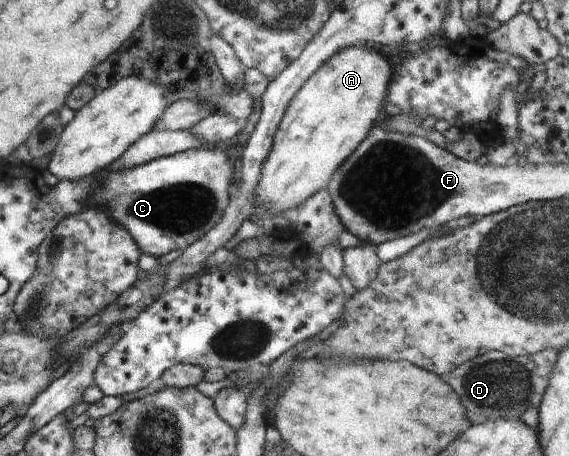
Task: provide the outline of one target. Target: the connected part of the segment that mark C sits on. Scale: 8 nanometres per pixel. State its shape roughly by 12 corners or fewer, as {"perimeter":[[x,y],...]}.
{"perimeter":[[219,147],[105,181],[99,206],[142,253],[187,249],[223,217],[234,162]]}

